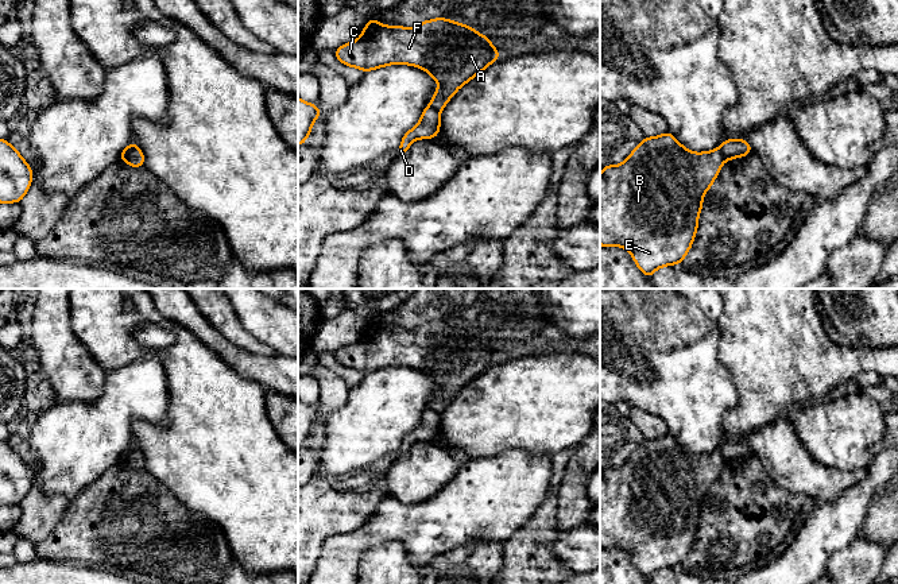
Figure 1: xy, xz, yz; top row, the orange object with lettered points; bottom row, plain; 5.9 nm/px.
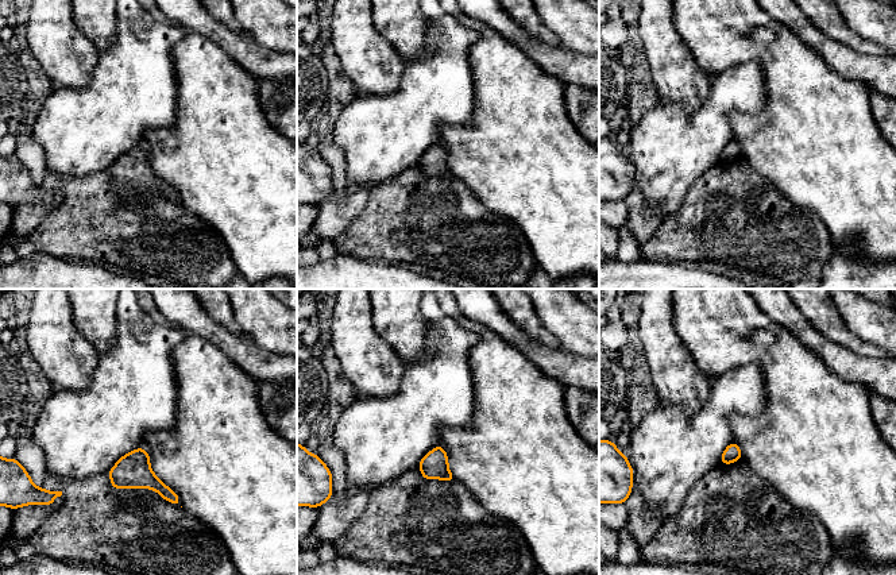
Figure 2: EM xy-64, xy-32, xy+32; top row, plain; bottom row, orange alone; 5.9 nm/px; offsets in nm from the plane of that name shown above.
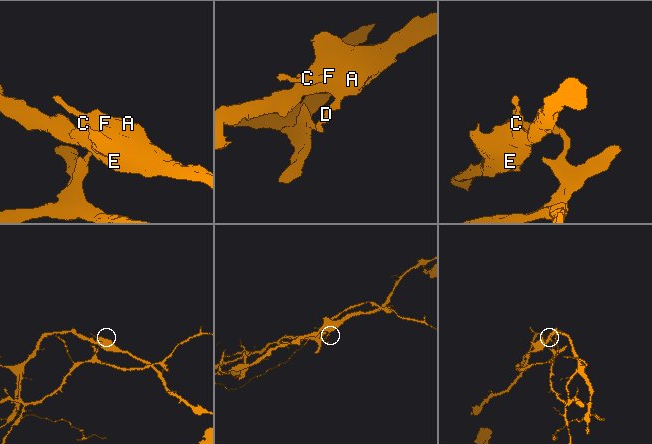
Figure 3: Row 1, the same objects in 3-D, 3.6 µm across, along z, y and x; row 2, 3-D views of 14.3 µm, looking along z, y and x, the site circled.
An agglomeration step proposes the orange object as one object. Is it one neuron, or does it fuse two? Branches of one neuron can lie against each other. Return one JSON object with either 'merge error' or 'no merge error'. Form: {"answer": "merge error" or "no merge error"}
{"answer": "merge error"}

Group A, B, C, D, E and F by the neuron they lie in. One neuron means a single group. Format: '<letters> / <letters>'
A B C E F / D

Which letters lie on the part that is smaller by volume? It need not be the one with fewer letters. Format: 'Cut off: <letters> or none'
Cut off: D

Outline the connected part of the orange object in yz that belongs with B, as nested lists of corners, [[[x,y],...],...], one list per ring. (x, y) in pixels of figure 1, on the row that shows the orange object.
[[[669,131],[643,138],[623,163],[601,169],[600,245],[628,251],[647,278],[661,267],[681,264],[697,233],[702,198],[724,162],[720,147],[693,152]]]

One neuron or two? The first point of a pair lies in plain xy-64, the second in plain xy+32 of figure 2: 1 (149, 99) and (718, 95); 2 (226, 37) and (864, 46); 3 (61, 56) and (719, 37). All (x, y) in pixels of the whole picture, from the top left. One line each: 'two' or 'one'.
1: one
2: two
3: two

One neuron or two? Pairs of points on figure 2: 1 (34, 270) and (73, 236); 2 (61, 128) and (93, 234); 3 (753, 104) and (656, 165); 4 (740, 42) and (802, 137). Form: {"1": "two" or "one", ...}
{"1": "two", "2": "two", "3": "one", "4": "one"}

